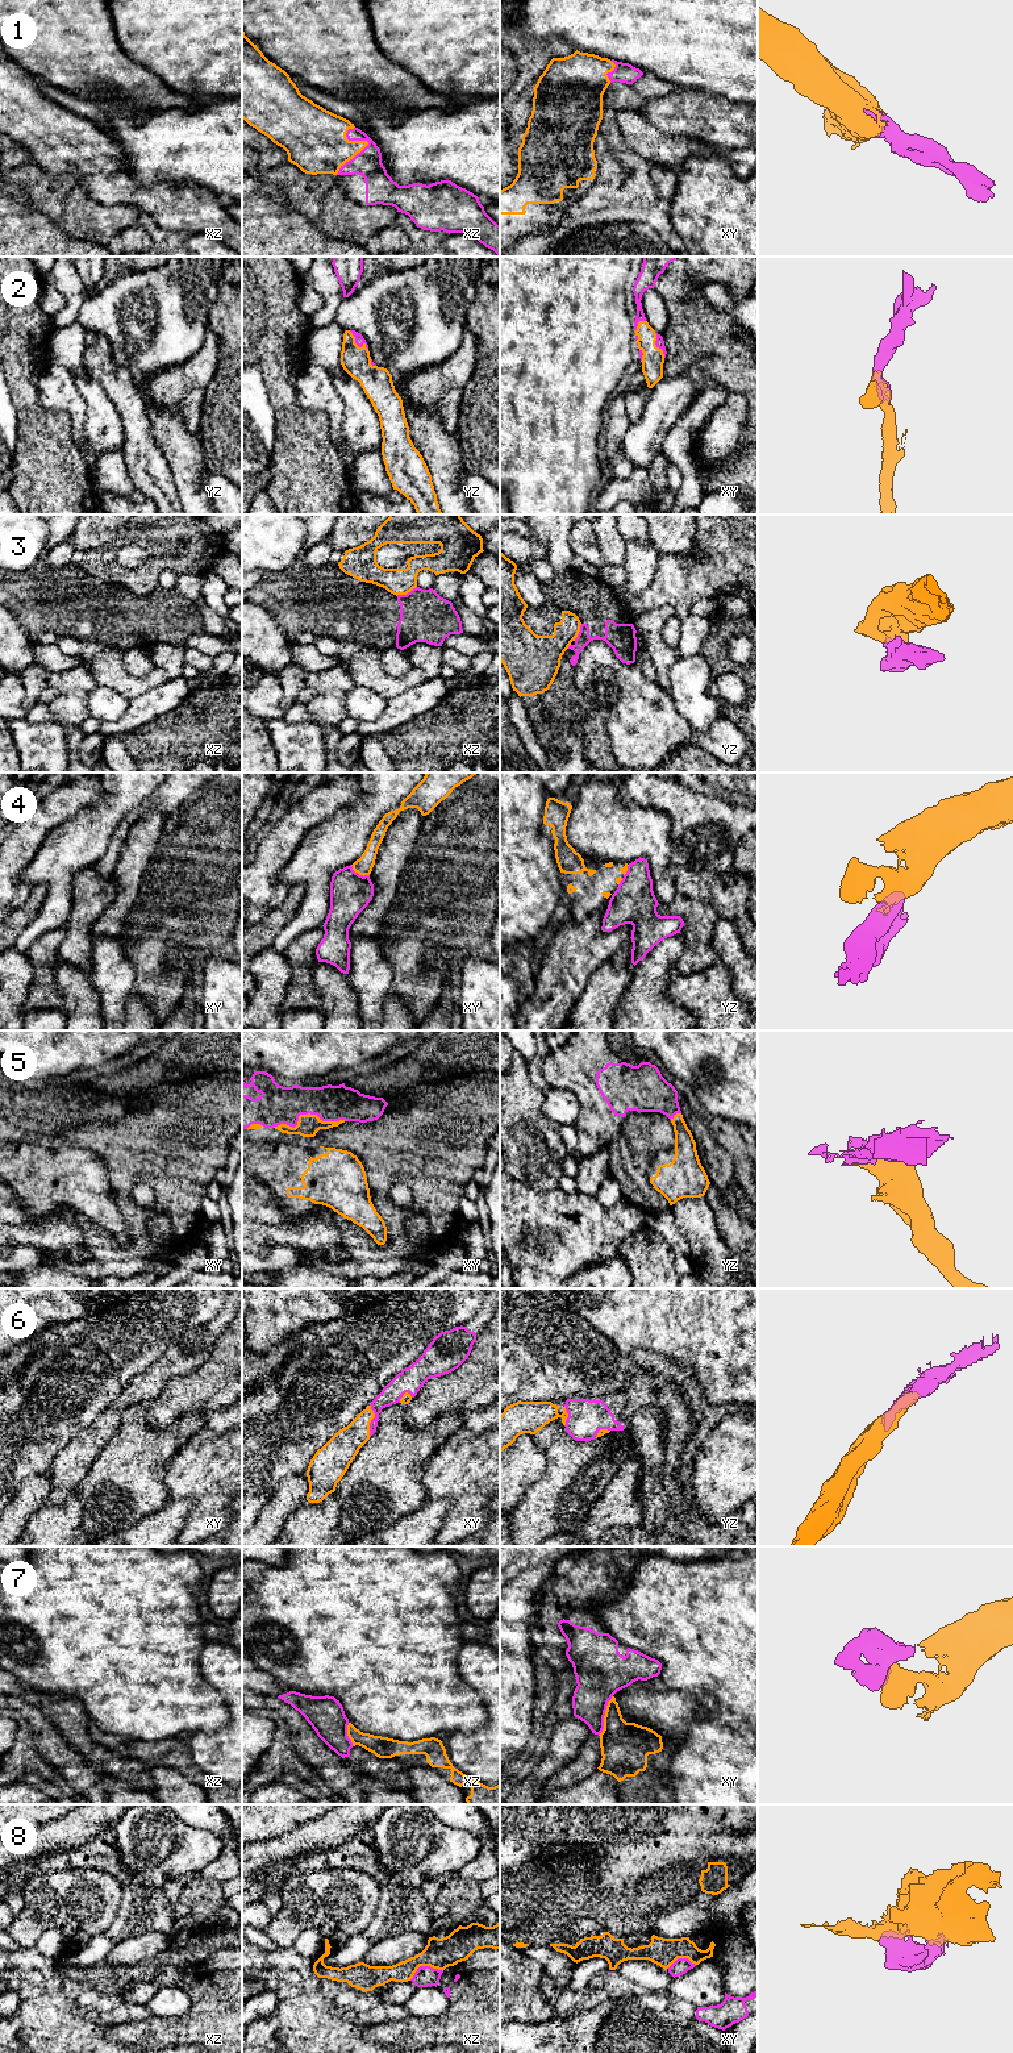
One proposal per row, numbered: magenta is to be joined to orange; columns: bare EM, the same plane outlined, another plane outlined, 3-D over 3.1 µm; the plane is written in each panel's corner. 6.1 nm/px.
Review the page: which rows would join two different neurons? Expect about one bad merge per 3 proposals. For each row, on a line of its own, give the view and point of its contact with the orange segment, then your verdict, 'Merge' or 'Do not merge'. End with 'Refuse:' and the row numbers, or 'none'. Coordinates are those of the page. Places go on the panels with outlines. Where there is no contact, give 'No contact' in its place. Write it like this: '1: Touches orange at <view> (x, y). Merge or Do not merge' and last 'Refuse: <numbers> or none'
1: Touches orange at xz (367, 142). Merge
2: Touches orange at yz (354, 342). Merge
3: Touches orange at xz (405, 594). Do not merge
4: Touches orange at xy (359, 874). Do not merge
5: Touches orange at xy (305, 1115). Merge
6: Touches orange at xy (371, 1419). Merge
7: Touches orange at xy (605, 1715). Do not merge
8: Touches orange at xz (424, 1965). Do not merge
Refuse: 3, 4, 7, 8

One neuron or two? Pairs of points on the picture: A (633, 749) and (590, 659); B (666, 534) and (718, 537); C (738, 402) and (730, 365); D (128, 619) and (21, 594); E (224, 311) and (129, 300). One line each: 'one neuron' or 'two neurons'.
A: one neuron
B: two neurons
C: two neurons
D: one neuron
E: two neurons

